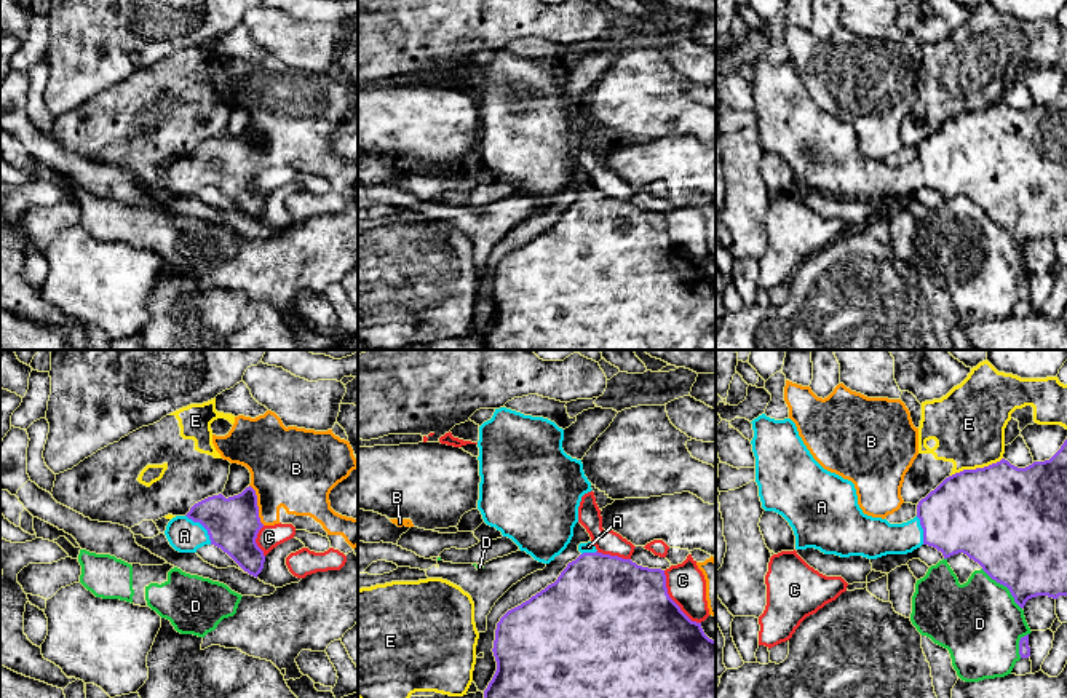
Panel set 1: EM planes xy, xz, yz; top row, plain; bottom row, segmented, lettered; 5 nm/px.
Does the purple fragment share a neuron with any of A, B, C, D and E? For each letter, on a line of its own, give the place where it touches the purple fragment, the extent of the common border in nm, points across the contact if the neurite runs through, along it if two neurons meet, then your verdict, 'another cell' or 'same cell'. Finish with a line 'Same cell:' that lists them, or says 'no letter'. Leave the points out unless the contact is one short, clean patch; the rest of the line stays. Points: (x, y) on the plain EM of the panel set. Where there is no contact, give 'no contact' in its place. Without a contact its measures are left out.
A: xy (203, 168) | 200 nm | across xy (234, 165), (203, 168), (184, 178) | same cell
B: xy (256, 147) | 220 nm | along xy (249, 126), (256, 138), (257, 158), (264, 166) | another cell
C: xz (671, 241) | 320 nm | another cell
D: yz (1005, 227) | 300 nm | another cell
E: yz (976, 111) | 280 nm | another cell
Same cell: A

